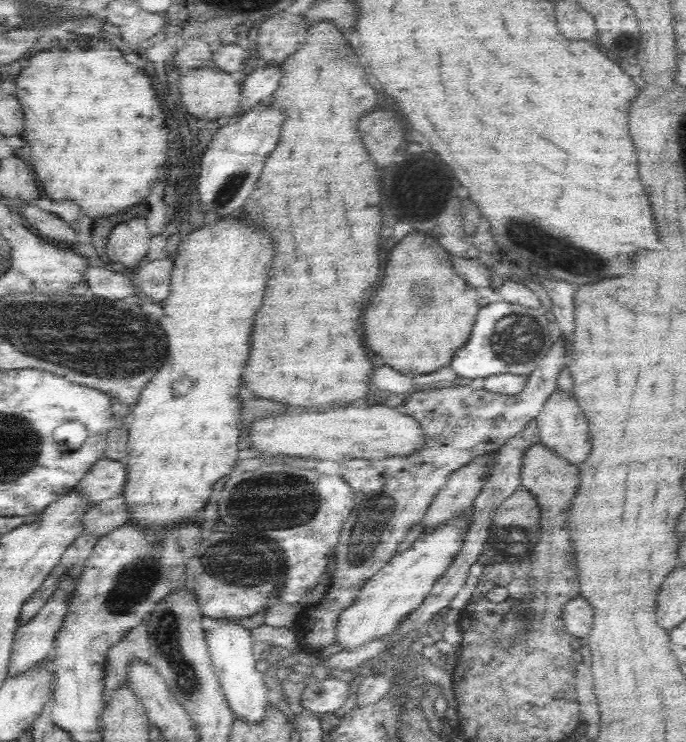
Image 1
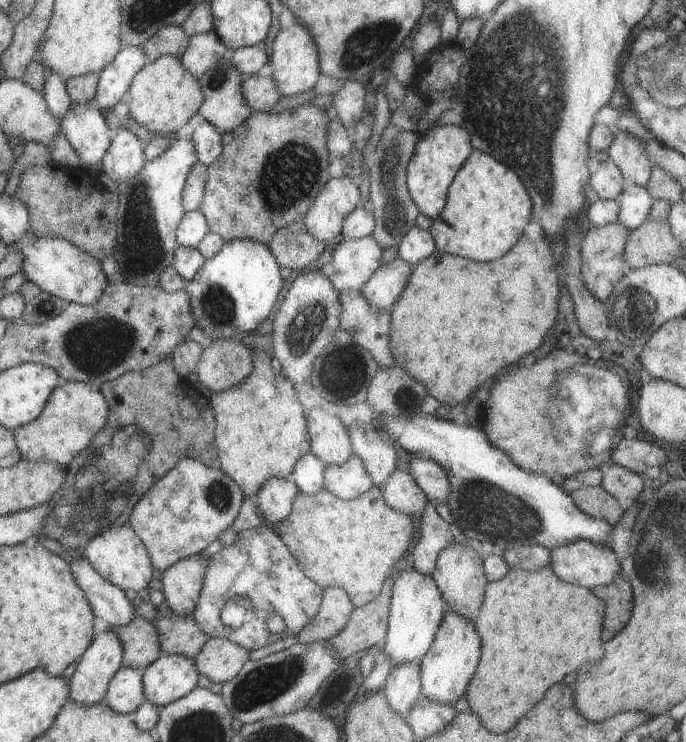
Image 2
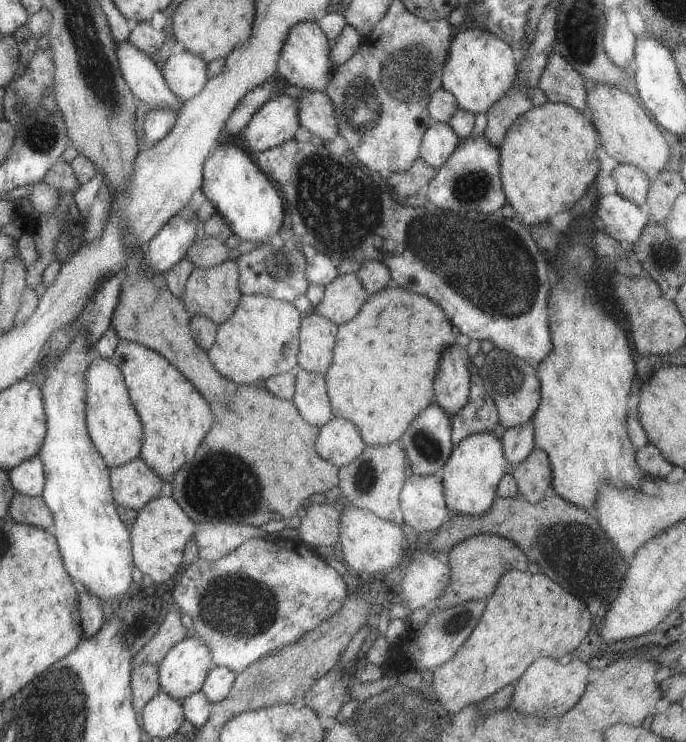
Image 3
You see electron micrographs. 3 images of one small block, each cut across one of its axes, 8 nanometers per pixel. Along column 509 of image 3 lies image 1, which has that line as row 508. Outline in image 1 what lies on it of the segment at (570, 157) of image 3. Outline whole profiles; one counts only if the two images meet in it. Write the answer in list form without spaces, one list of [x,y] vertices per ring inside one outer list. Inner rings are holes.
[[[232,214],[228,218],[220,218],[216,222],[208,222],[206,228],[188,234],[188,238],[184,238],[184,244],[180,248],[180,254],[176,256],[176,268],[172,274],[172,294],[170,298],[166,298],[164,302],[164,318],[162,318],[162,330],[168,336],[168,360],[166,364],[160,368],[158,376],[144,388],[140,402],[134,406],[132,410],[132,420],[128,422],[128,458],[126,458],[126,484],[122,490],[124,496],[124,504],[128,508],[128,518],[126,524],[134,524],[146,530],[146,534],[162,534],[162,530],[170,530],[170,528],[186,528],[192,524],[192,520],[196,520],[198,516],[202,516],[200,512],[204,512],[204,508],[208,506],[208,502],[212,502],[212,492],[214,486],[222,480],[228,478],[238,464],[238,442],[240,442],[240,408],[238,408],[238,388],[240,388],[240,372],[244,368],[244,360],[248,358],[248,346],[250,346],[250,322],[252,322],[252,314],[256,312],[256,308],[260,306],[260,296],[262,296],[262,288],[264,288],[264,280],[268,274],[268,266],[270,266],[270,258],[272,258],[272,246],[268,244],[268,240],[262,236],[262,232],[258,234],[254,228],[250,226],[242,226],[238,224],[242,220],[238,220],[238,214]],[[186,380],[188,382],[188,390],[182,394],[176,394],[176,382]]]

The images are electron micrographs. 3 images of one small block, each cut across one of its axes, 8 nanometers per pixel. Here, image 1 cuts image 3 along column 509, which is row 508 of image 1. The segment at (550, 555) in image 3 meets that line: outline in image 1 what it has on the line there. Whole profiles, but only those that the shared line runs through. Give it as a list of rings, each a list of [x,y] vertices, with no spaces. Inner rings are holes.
[[[520,484],[518,490],[514,490],[514,494],[498,506],[492,524],[494,526],[534,528],[536,532],[540,530],[540,520],[542,520],[542,512],[540,512],[536,496]]]

